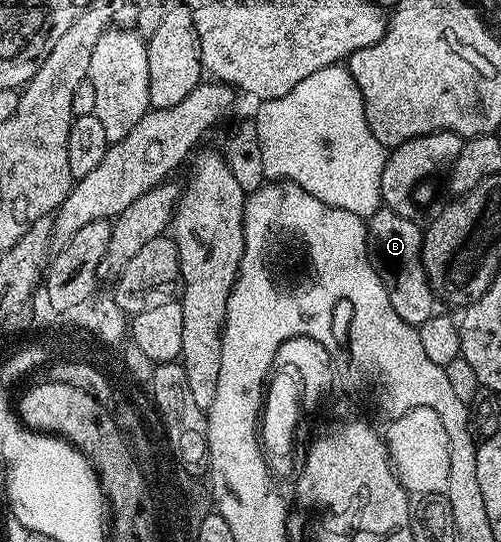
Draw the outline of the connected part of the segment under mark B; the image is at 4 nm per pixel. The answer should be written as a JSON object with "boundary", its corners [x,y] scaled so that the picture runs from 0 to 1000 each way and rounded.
{"boundary":[[[768,382],[752,386],[731,408],[731,463],[739,470],[739,483],[774,537],[774,552],[782,552],[790,581],[798,581],[806,596],[828,603],[854,596],[854,589],[878,577],[878,550],[850,513],[842,491],[846,423],[834,411],[824,400],[808,400]]]}

